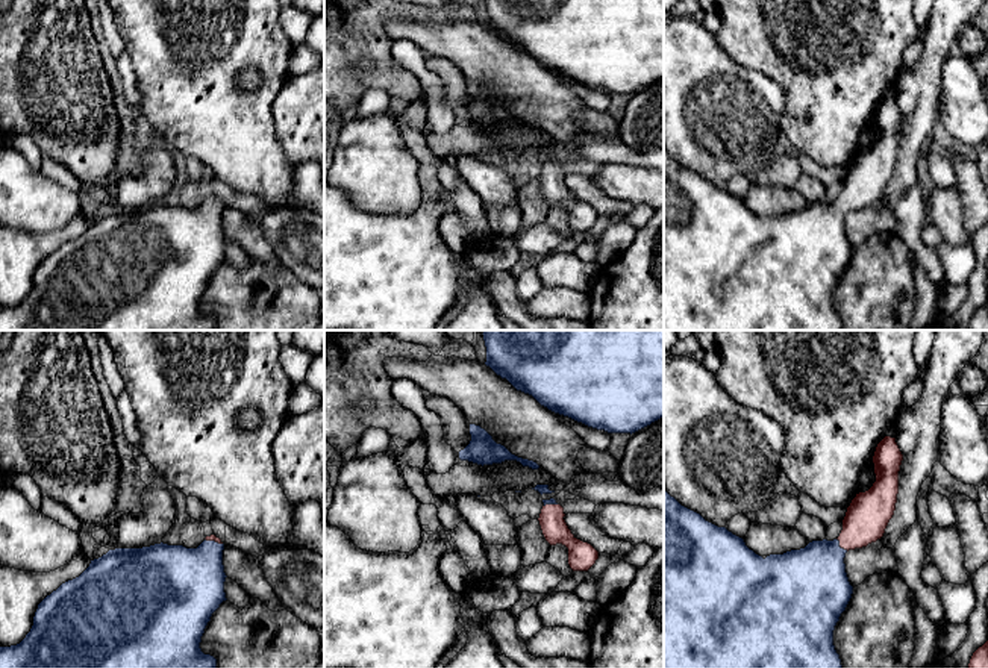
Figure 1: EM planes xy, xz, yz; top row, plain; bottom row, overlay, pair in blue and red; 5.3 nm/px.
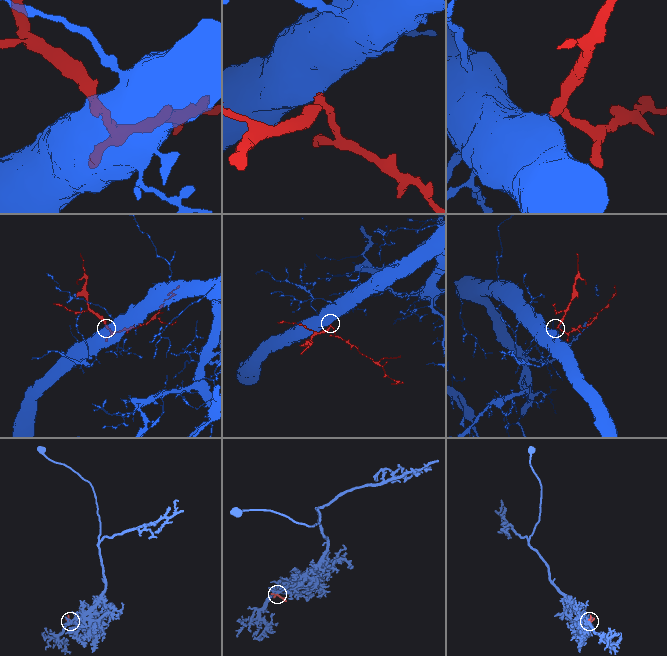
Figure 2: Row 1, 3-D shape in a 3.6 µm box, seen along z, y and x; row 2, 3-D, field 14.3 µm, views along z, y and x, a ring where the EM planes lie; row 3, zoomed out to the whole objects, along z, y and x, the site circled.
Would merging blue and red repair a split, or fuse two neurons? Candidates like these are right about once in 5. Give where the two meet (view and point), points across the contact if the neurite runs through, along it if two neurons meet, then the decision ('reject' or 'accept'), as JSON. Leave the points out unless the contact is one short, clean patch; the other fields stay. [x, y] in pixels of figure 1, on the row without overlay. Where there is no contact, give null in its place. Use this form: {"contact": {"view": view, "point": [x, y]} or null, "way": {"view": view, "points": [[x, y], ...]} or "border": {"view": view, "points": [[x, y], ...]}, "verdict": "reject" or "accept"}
{"contact": {"view": "yz", "point": [838, 206]}, "way": {"view": "yz", "points": [[811, 244], [838, 206], [869, 174]]}, "verdict": "accept"}

